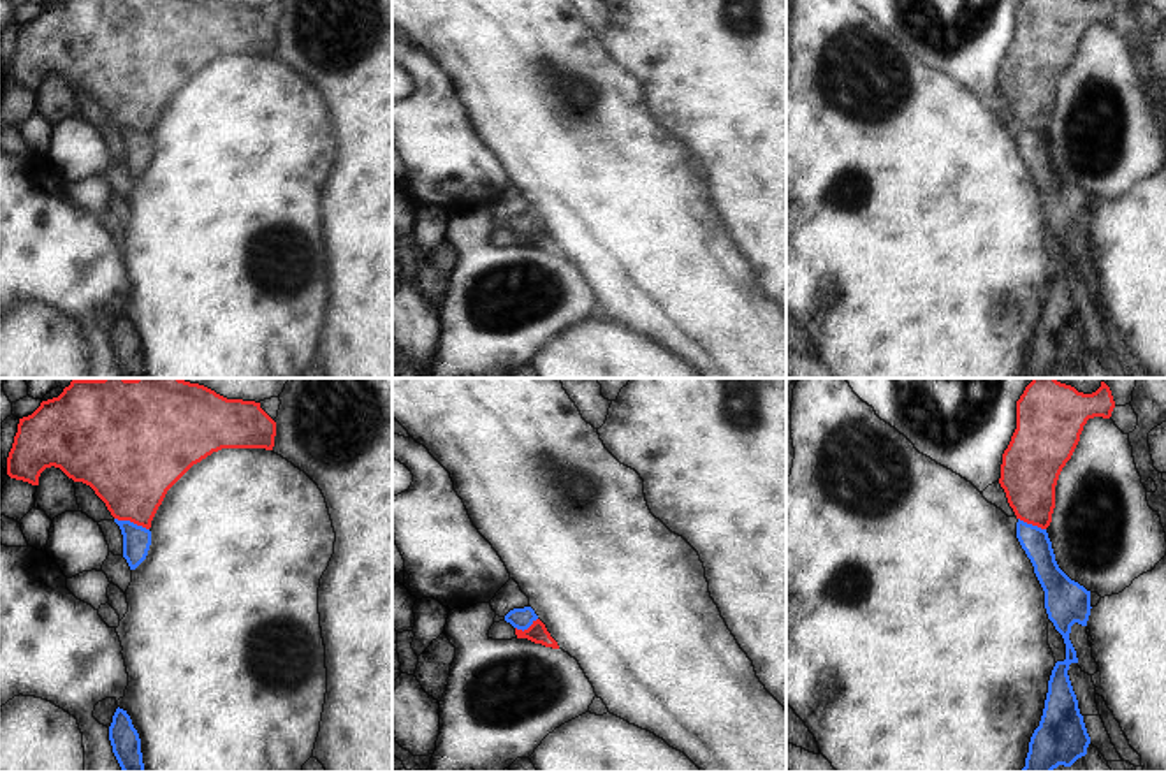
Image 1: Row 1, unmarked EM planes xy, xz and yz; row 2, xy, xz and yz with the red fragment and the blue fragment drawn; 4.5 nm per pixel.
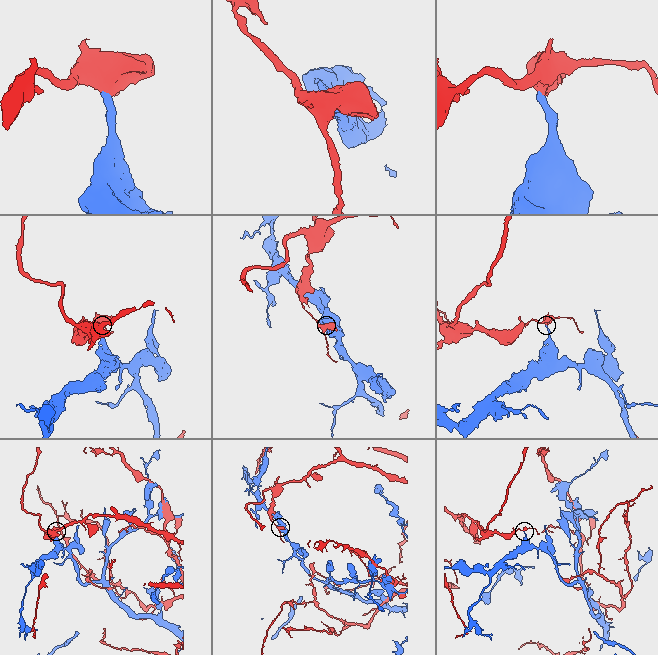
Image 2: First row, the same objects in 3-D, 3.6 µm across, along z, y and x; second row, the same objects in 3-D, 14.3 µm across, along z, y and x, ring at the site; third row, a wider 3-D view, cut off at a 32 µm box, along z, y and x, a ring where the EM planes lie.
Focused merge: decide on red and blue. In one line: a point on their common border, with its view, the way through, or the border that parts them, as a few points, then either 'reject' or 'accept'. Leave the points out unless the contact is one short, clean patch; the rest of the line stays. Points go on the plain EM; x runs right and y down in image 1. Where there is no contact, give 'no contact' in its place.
xy (132, 127) | along xy (115, 123), (132, 127), (148, 136) | reject

